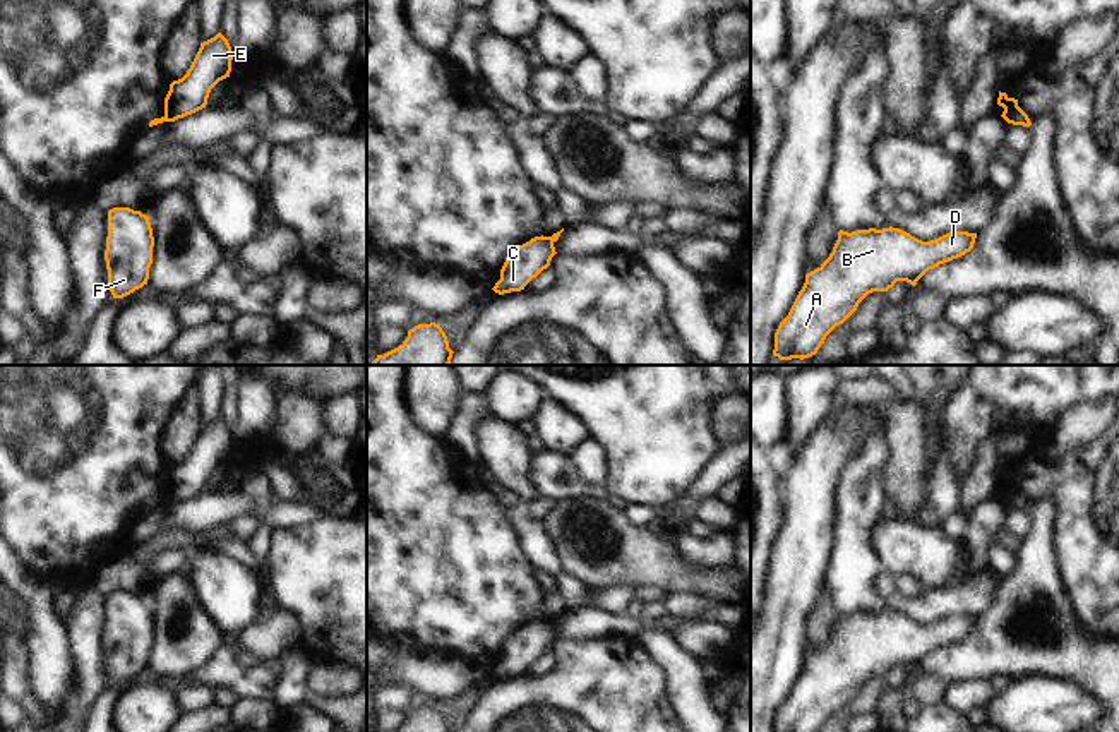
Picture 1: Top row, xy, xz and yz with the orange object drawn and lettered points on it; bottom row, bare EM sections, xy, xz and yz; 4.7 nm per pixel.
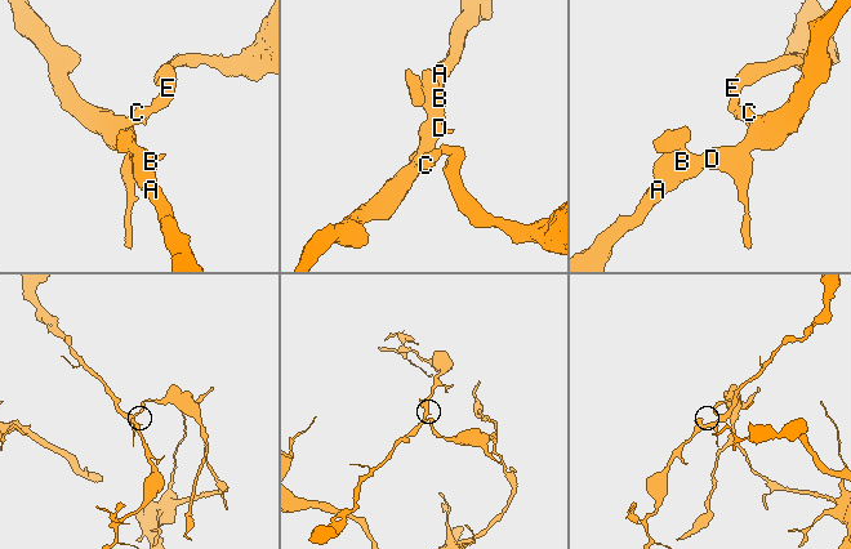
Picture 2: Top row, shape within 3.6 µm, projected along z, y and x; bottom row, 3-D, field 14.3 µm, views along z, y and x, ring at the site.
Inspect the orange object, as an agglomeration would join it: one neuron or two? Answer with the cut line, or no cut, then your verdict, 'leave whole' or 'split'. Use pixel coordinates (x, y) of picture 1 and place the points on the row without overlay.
cut in yz along (1018, 491), (1006, 504); split

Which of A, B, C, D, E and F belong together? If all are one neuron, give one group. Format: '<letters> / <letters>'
A B C D F / E

